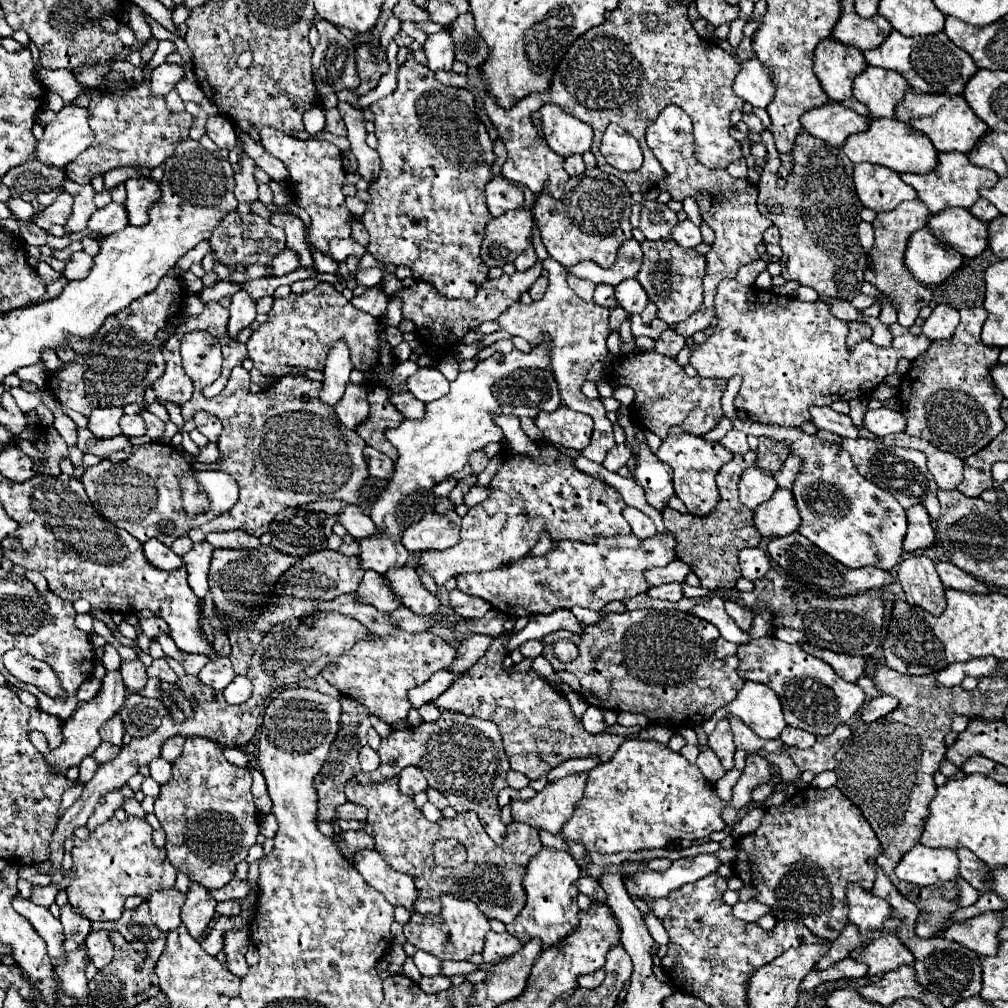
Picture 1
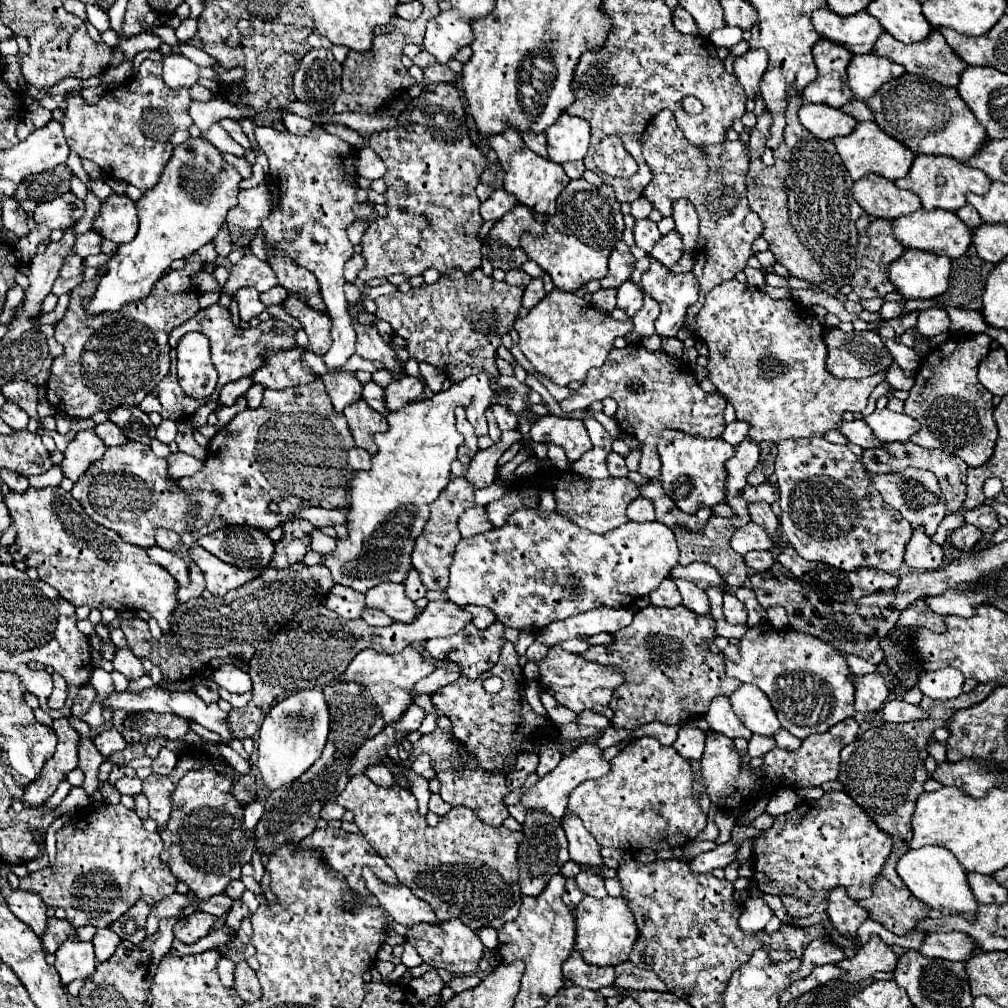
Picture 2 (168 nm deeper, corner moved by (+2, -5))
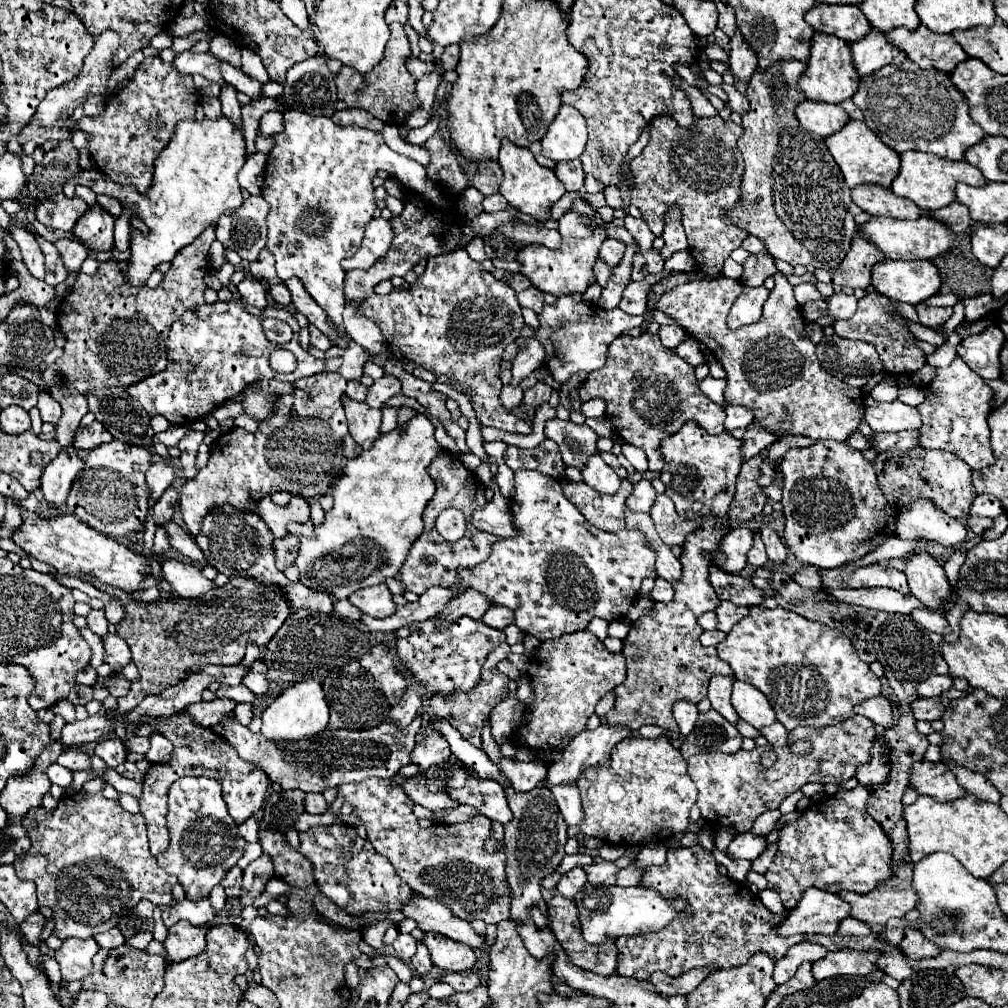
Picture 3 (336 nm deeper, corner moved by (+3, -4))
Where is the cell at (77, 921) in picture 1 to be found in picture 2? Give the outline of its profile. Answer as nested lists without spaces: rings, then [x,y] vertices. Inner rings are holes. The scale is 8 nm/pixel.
[[[52,917],[52,919],[48,919],[48,925],[46,925],[46,933],[40,937],[40,941],[42,941],[42,951],[46,951],[46,953],[54,953],[56,949],[58,949],[58,945],[60,943],[64,943],[66,939],[76,939],[74,937],[74,927],[64,919],[64,921],[60,921],[60,919],[56,919],[56,917]]]

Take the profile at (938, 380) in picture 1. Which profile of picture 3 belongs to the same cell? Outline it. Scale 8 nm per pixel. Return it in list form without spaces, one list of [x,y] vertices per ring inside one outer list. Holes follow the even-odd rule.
[[[955,356],[955,360],[947,368],[937,368],[937,376],[925,388],[925,402],[917,406],[923,416],[923,426],[919,430],[919,444],[925,448],[947,450],[961,460],[965,460],[971,468],[985,468],[995,462],[989,442],[989,426],[987,416],[991,412],[993,390],[981,380],[963,360]]]

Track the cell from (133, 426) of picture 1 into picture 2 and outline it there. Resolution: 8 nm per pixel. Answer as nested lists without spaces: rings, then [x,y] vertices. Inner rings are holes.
[[[112,421],[100,423],[100,425],[94,429],[94,433],[98,433],[98,437],[100,437],[108,447],[112,447],[112,445],[122,445],[122,443],[126,441],[122,429],[120,429],[118,425],[114,425]]]

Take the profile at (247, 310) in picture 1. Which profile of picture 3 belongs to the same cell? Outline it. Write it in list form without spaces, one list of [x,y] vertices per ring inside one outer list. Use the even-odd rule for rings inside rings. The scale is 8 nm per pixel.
[[[243,278],[243,280],[237,284],[237,290],[239,290],[243,302],[247,302],[247,304],[251,304],[251,306],[257,306],[257,308],[265,308],[265,306],[267,306],[265,286],[263,286],[261,280]]]

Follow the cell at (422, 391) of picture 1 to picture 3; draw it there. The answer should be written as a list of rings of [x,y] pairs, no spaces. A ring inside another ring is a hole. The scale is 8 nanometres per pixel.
[[[383,376],[379,380],[375,380],[375,384],[369,388],[367,394],[367,404],[371,408],[383,408],[385,402],[393,396],[401,394],[401,382],[395,376]]]

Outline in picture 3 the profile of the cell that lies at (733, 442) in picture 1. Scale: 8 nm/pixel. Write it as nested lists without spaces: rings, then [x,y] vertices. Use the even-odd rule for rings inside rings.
[[[727,406],[725,412],[727,412],[727,418],[725,418],[725,430],[727,432],[731,432],[735,428],[747,428],[749,424],[753,424],[753,412],[749,412],[747,408]]]

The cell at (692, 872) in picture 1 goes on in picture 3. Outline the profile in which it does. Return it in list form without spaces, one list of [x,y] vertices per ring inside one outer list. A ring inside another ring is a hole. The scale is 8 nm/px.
[[[751,832],[739,834],[733,838],[733,842],[727,848],[727,856],[731,860],[755,860],[763,850],[767,848],[765,838],[753,836]]]

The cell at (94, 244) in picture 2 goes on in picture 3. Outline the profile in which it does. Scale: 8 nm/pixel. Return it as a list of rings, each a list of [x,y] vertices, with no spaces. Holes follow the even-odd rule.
[[[57,240],[55,246],[61,252],[63,262],[65,262],[65,266],[67,266],[69,272],[79,270],[79,266],[83,264],[83,260],[87,258],[85,246],[81,242],[77,242],[77,240]]]

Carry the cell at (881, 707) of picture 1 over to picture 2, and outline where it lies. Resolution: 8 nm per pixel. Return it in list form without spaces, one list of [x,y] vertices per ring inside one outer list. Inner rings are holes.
[[[888,701],[886,707],[882,709],[882,717],[884,721],[890,721],[890,723],[906,723],[906,721],[920,721],[920,719],[926,719],[928,713],[916,705],[908,705],[906,701]]]

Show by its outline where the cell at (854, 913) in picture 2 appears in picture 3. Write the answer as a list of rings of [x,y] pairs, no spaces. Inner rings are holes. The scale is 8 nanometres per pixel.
[[[809,888],[797,908],[793,908],[787,920],[777,928],[783,936],[793,934],[827,934],[835,936],[839,922],[851,916],[851,908],[839,894],[831,894],[821,888]]]

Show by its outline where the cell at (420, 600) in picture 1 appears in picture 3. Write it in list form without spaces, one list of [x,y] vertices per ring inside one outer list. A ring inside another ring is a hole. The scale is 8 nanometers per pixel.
[[[385,584],[357,590],[349,596],[349,600],[351,604],[355,604],[359,610],[373,618],[387,618],[393,616],[397,610],[397,604],[393,602],[393,596]]]

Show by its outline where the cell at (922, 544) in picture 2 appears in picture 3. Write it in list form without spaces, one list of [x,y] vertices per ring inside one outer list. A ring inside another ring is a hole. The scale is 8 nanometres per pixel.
[[[925,550],[905,560],[905,576],[909,580],[911,594],[915,594],[931,610],[939,610],[951,594],[951,584],[943,566]]]

